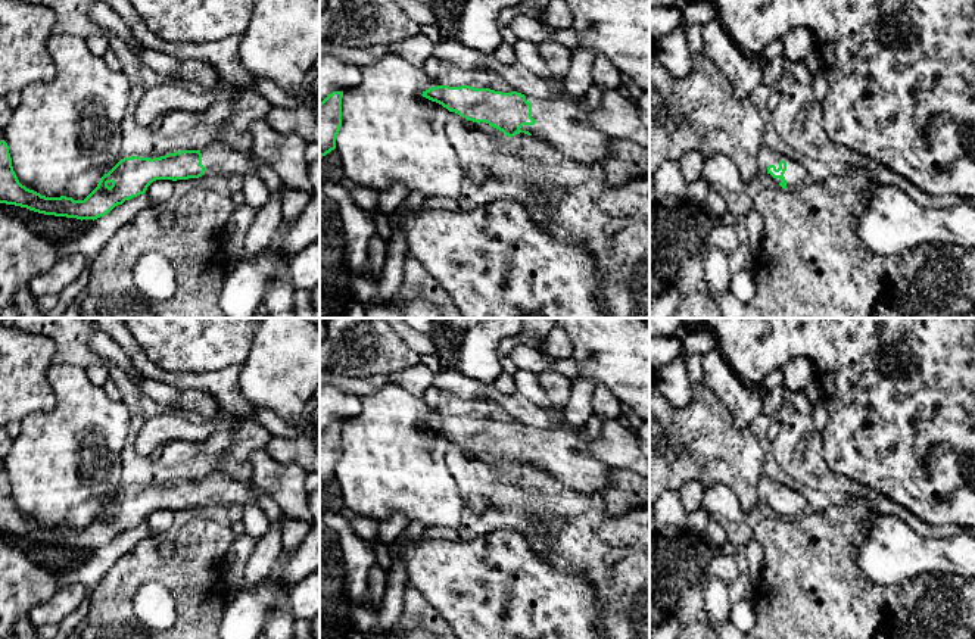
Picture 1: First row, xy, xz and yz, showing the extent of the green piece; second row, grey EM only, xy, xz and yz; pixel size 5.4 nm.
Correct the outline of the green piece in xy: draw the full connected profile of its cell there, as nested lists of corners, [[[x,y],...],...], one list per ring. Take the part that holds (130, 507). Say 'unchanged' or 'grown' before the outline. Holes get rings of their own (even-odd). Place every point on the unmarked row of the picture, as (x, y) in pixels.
grown; [[[0,470],[0,533],[77,549],[97,549],[125,530],[144,524],[156,509],[189,509],[199,506],[243,506],[258,501],[253,486],[215,471],[200,480],[181,480],[161,487],[131,486],[121,489],[84,529],[46,527],[22,515],[13,501],[9,476]]]

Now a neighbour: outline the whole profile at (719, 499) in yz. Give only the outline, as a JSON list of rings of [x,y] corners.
[[[723,484],[705,489],[701,509],[711,517],[722,515],[733,523],[751,521],[751,515],[741,508],[732,489]]]

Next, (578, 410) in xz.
[[[580,377],[571,380],[571,395],[566,403],[564,417],[573,427],[585,427],[592,414],[594,386]]]

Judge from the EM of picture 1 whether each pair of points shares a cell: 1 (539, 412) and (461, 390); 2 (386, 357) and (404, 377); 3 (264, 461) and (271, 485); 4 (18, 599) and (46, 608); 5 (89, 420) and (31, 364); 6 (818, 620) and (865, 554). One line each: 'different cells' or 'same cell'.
1: same cell
2: different cells
3: same cell
4: different cells
5: different cells
6: different cells

